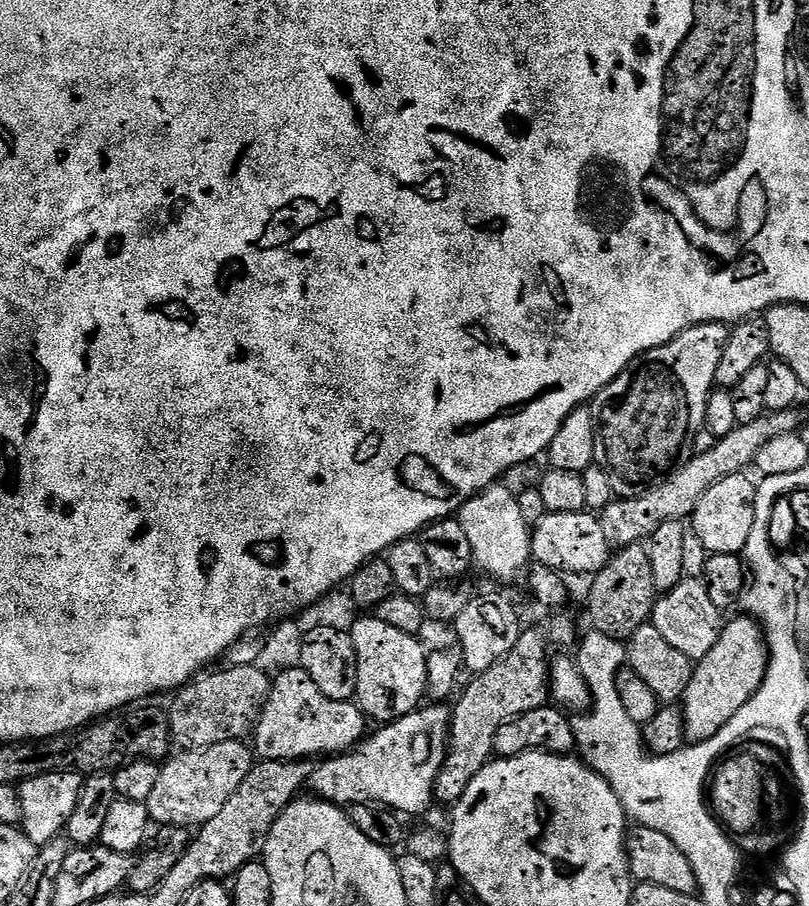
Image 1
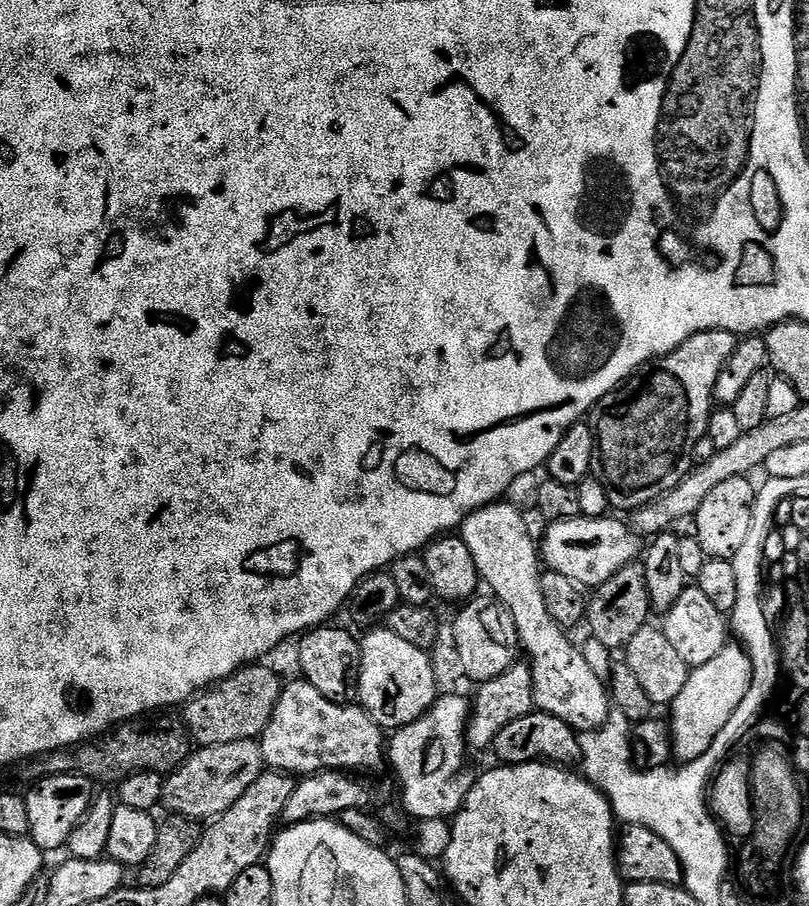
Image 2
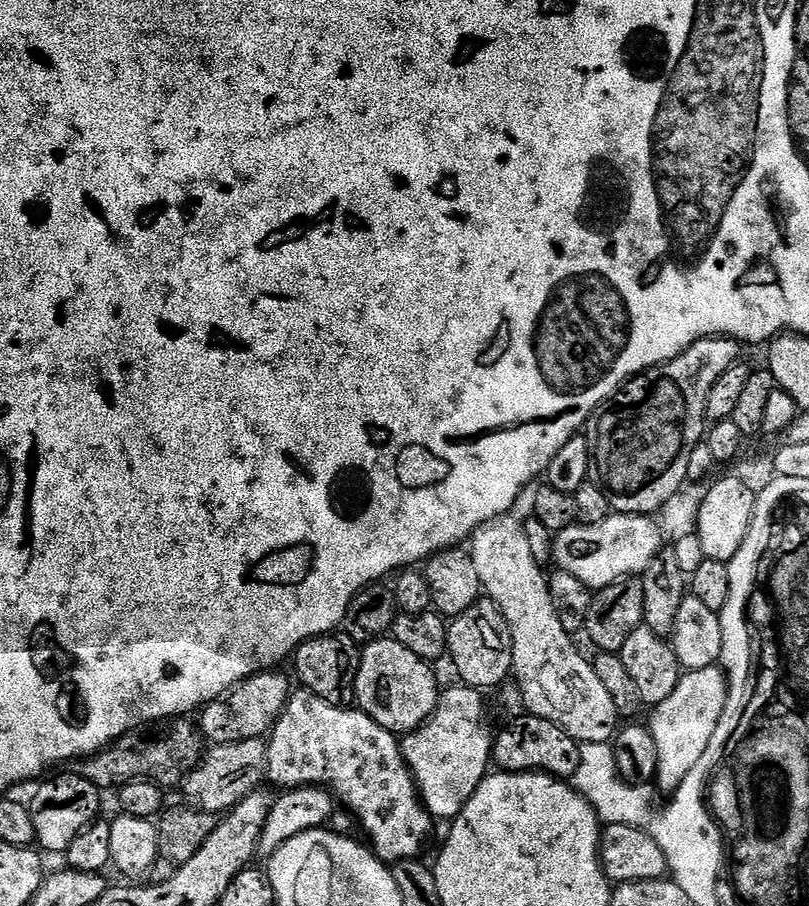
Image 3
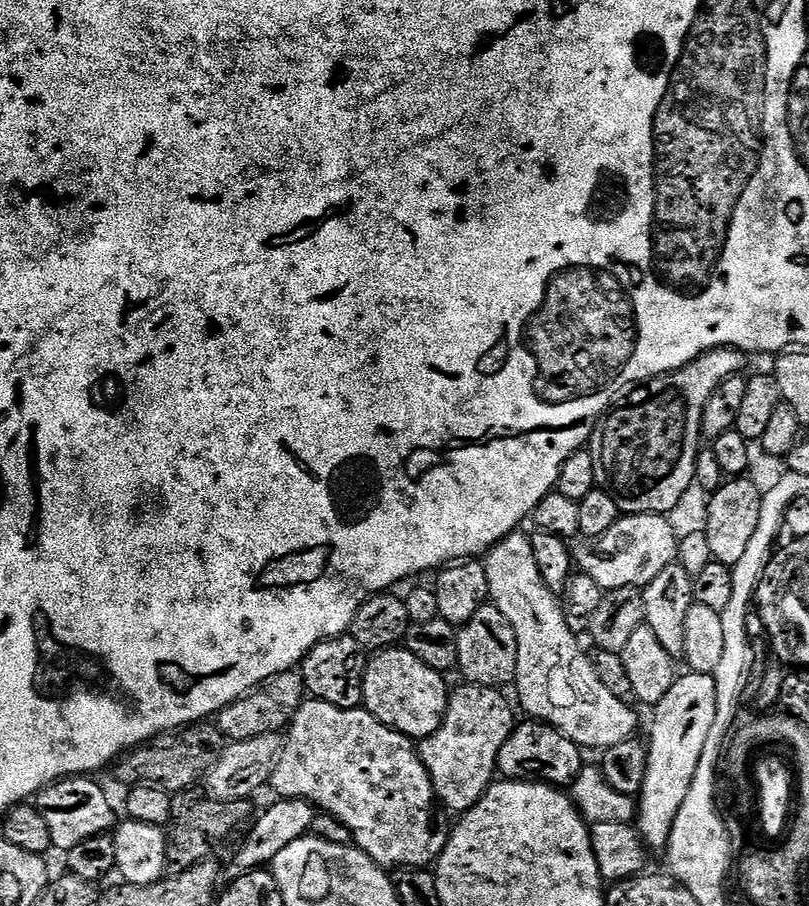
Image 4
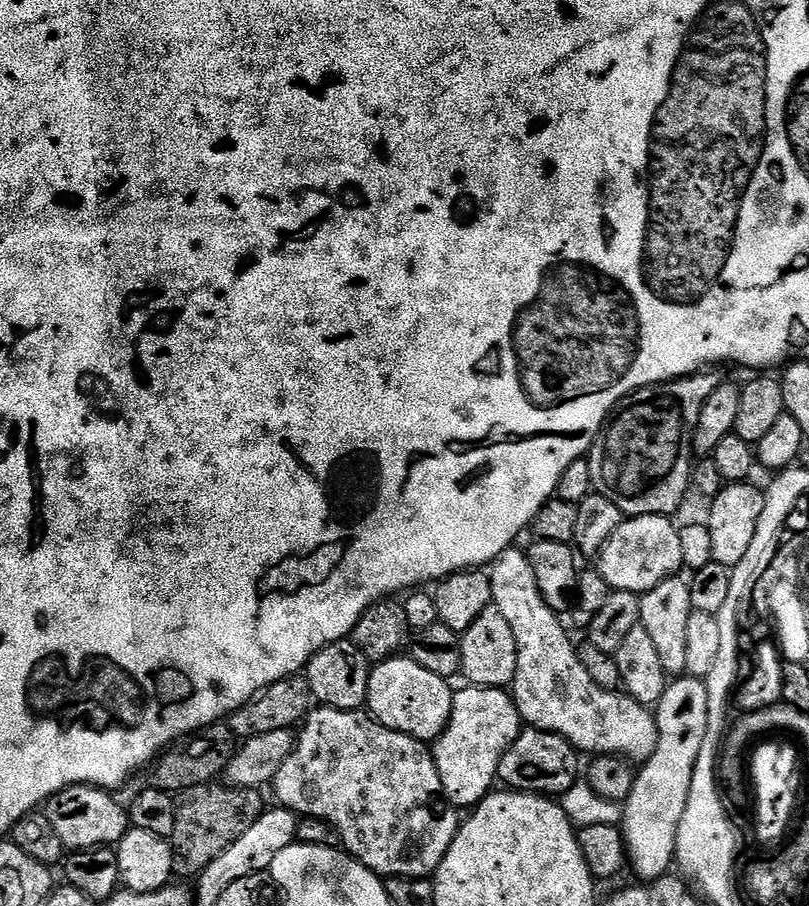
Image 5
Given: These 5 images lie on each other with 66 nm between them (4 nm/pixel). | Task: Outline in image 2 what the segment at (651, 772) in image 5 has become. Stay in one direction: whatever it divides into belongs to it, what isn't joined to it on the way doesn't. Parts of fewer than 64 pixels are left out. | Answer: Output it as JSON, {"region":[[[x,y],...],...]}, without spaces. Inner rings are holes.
{"region":[[[726,647],[714,658],[710,658],[706,666],[691,669],[686,678],[686,686],[682,686],[682,694],[678,694],[670,706],[673,757],[680,762],[702,758],[702,754],[710,750],[710,742],[722,734],[722,726],[730,722],[734,710],[738,710],[738,702],[746,698],[751,685],[752,657],[743,647]]]}

